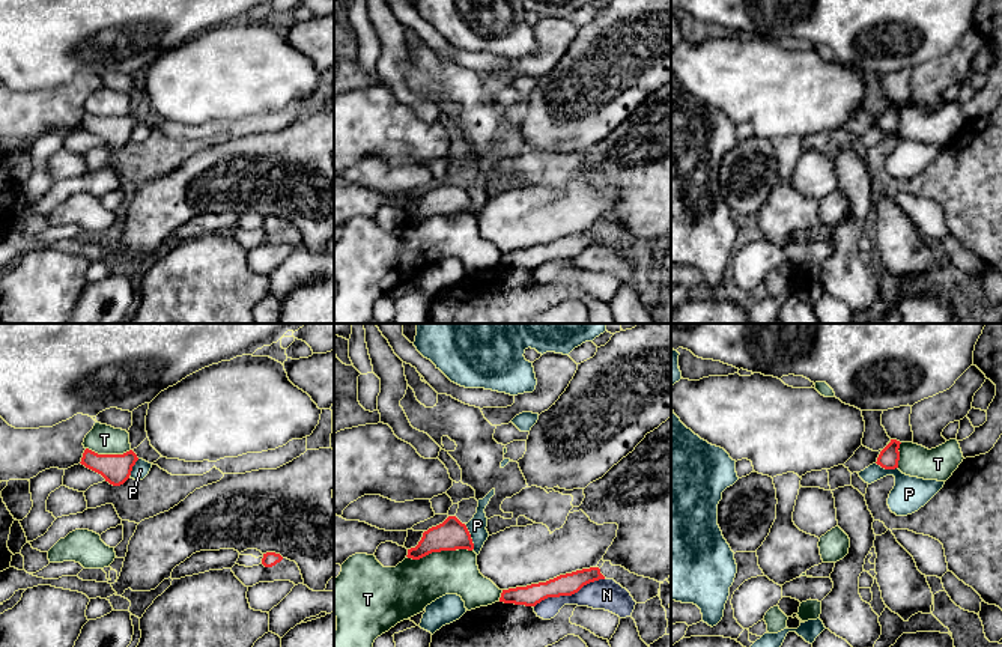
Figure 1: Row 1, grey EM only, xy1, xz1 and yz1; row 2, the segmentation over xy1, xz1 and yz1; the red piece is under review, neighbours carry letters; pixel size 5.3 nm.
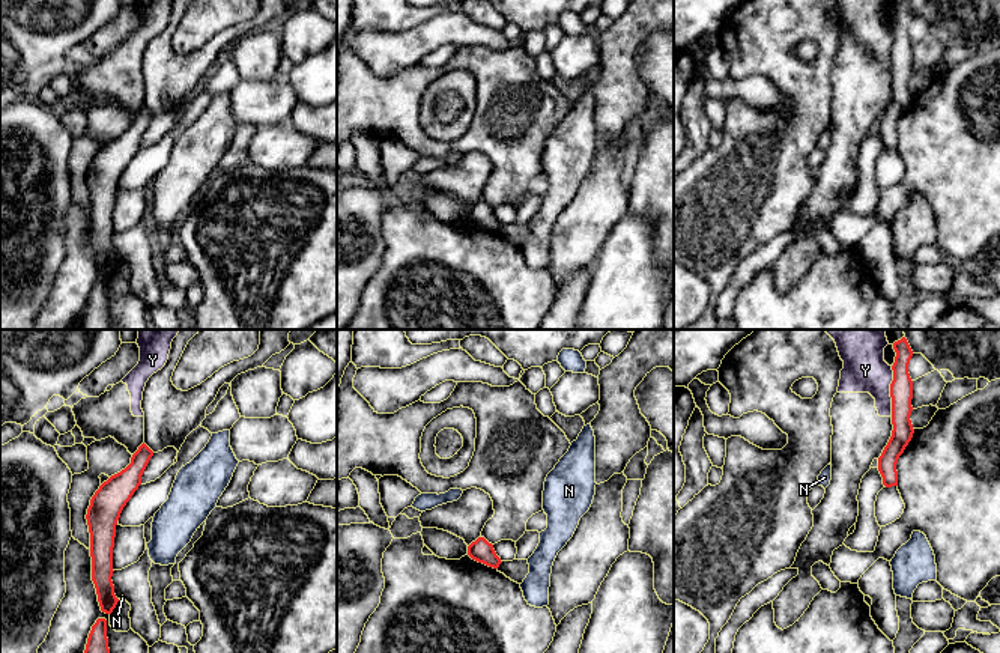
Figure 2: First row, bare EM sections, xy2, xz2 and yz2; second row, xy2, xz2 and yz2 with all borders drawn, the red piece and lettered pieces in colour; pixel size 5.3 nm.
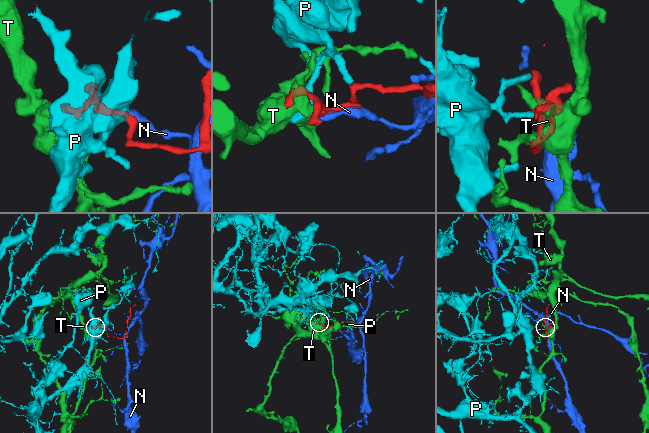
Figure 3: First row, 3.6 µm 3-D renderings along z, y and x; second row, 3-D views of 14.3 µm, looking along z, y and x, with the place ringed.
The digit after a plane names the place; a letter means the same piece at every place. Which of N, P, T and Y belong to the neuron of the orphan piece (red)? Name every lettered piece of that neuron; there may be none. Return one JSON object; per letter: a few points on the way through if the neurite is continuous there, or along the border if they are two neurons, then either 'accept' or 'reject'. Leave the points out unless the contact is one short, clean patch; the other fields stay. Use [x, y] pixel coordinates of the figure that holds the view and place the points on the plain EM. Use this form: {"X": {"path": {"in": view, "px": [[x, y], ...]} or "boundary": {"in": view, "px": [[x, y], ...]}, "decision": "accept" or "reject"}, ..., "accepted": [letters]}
{"N": {"decision": "reject"}, "P": {"boundary": {"in": "xz1", "px": [[464, 187], [473, 212]]}, "decision": "reject"}, "T": {"decision": "reject"}, "Y": {"decision": "reject"}, "accepted": []}

